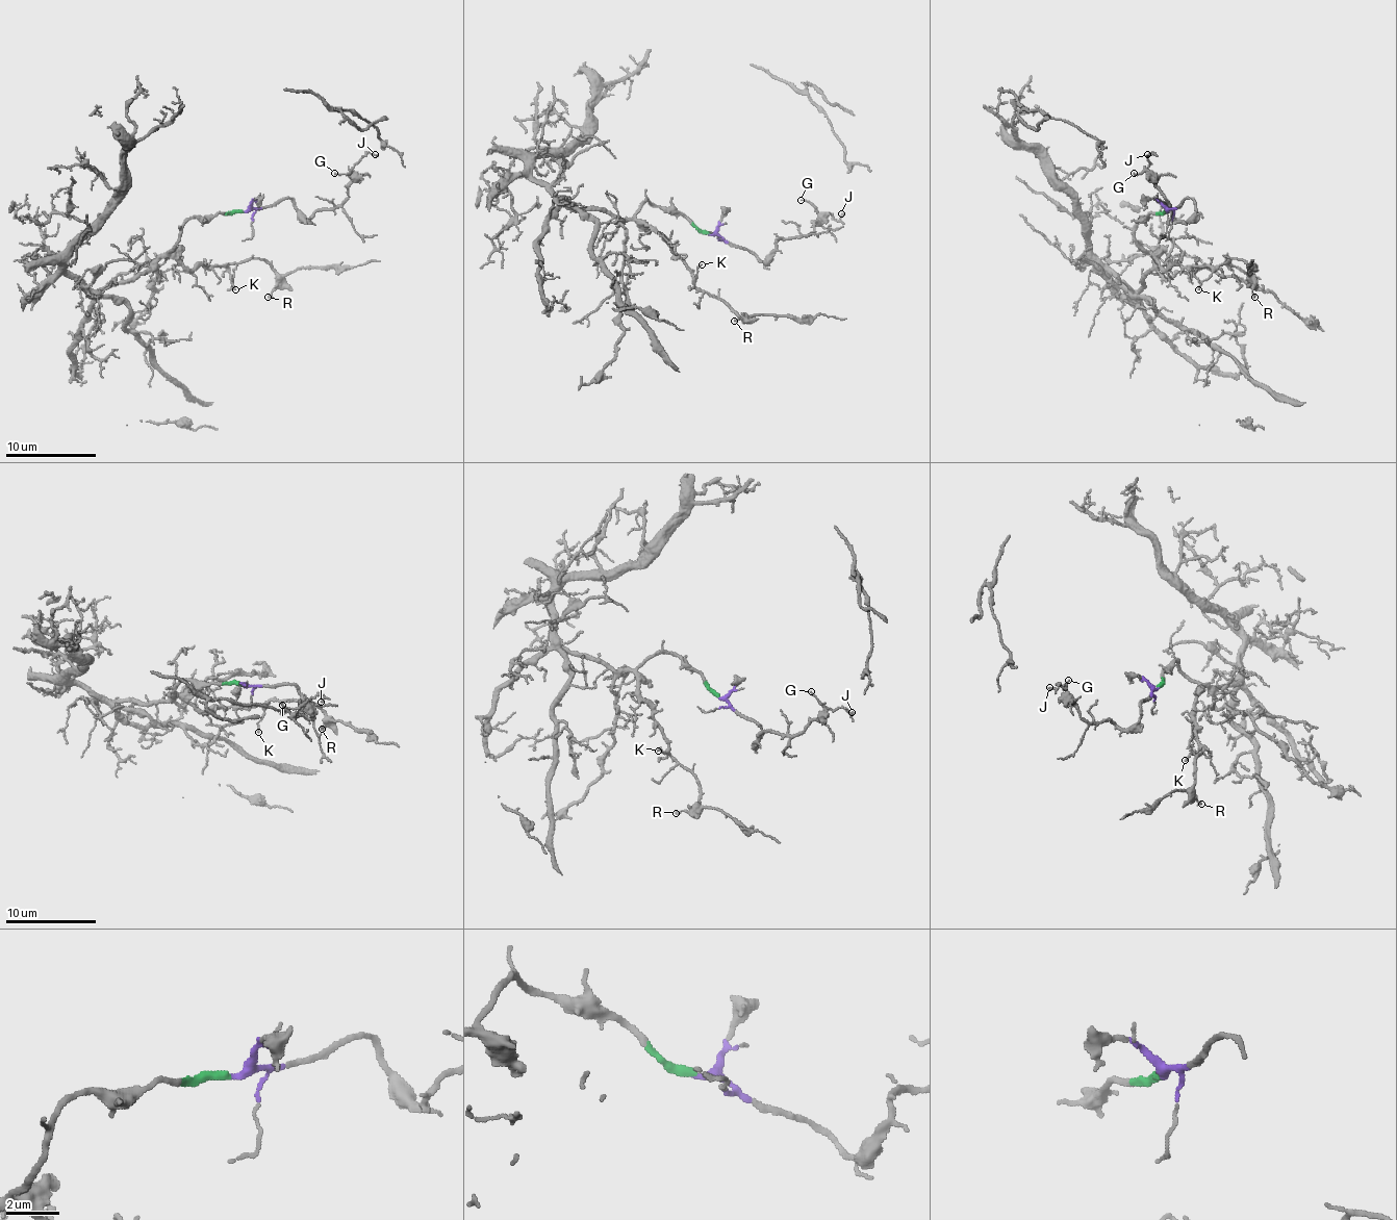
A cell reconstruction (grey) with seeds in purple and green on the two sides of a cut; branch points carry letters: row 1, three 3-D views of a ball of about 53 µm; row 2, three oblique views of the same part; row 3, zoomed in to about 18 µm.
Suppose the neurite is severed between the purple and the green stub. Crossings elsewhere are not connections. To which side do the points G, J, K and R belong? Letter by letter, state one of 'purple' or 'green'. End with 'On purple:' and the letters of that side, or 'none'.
G: purple
J: purple
K: green
R: green
On purple: G, J

